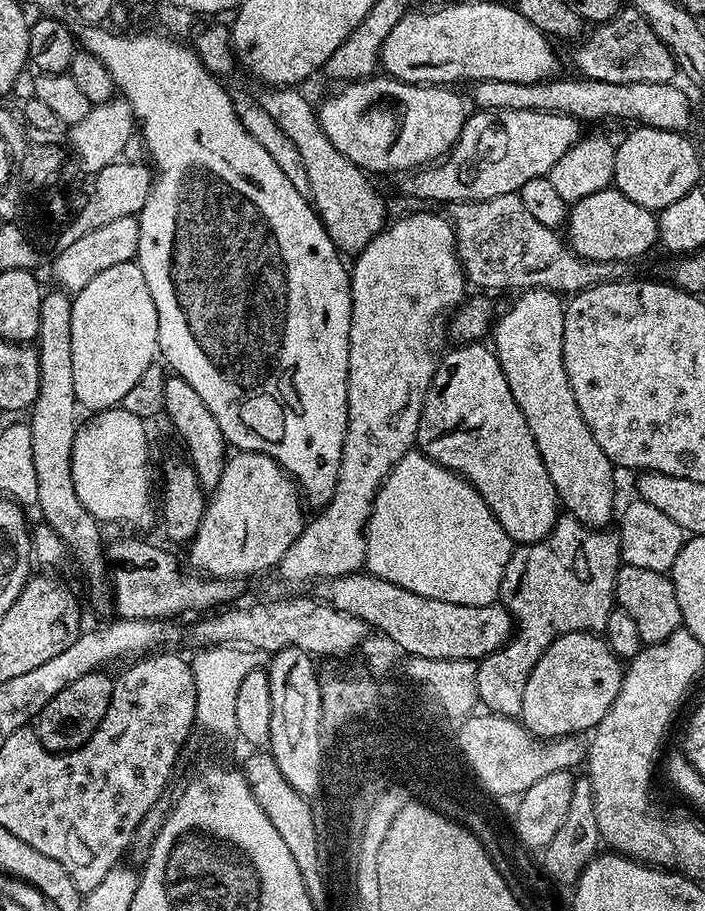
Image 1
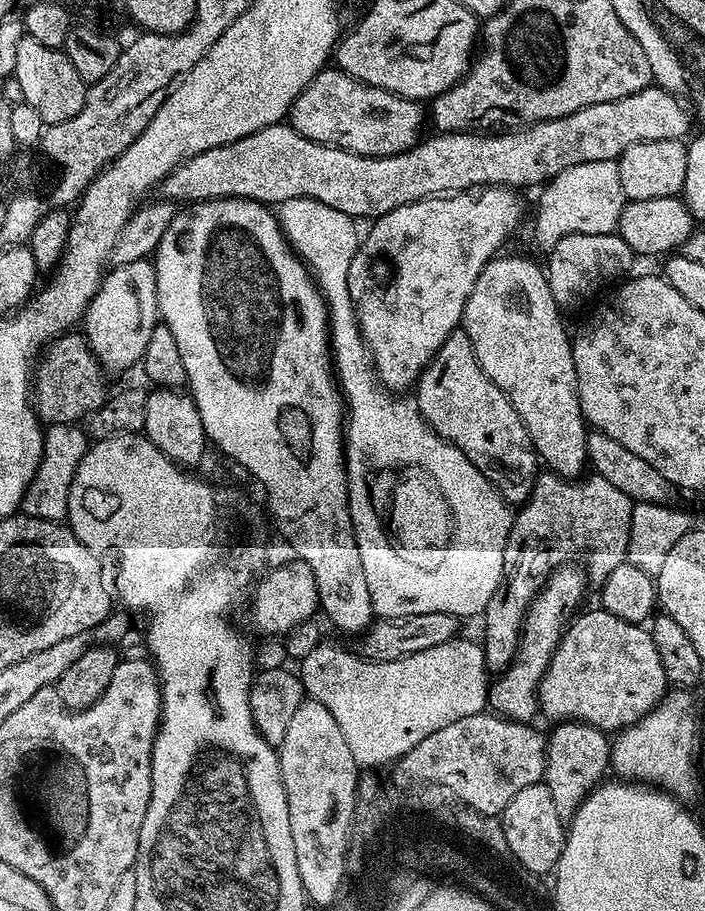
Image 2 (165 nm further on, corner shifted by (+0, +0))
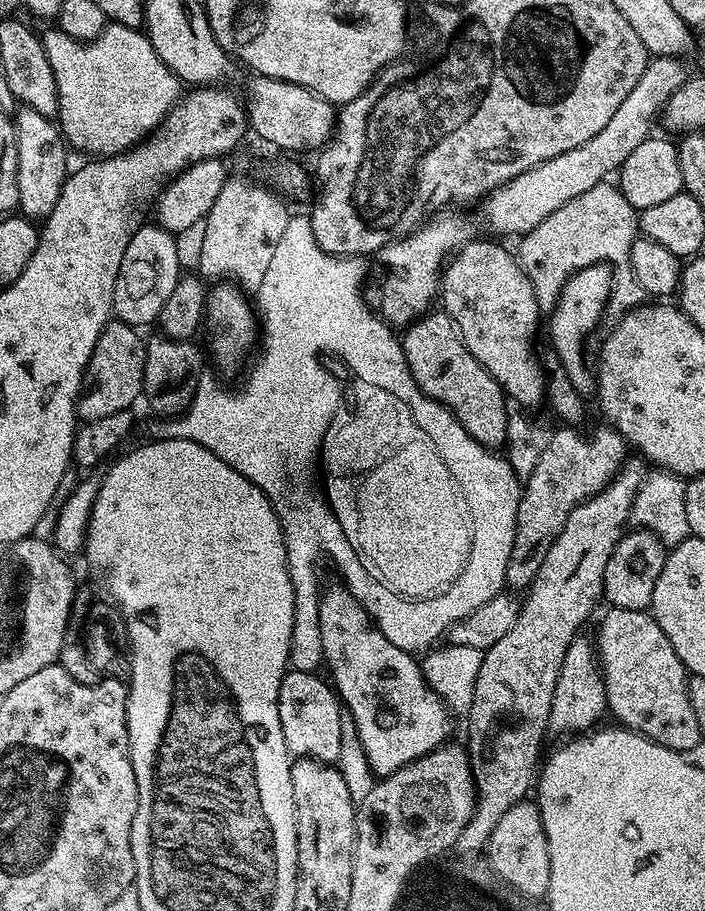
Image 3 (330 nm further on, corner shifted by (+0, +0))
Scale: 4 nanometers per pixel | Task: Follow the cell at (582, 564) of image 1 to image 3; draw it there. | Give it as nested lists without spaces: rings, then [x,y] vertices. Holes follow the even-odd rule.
[[[560,426],[549,435],[546,451],[520,493],[514,546],[504,579],[509,589],[527,589],[534,574],[538,574],[538,566],[542,566],[542,558],[546,558],[546,550],[550,550],[562,526],[566,526],[566,518],[583,500],[597,496],[619,472],[626,459],[626,445],[615,428],[603,427],[587,436],[579,427]]]

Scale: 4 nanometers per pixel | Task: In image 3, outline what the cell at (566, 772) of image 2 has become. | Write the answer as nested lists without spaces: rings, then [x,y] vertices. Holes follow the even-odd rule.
[[[581,634],[574,638],[574,642],[570,642],[570,650],[566,650],[566,658],[562,658],[562,670],[554,686],[554,702],[550,706],[548,732],[551,735],[564,736],[560,738],[575,738],[595,729],[603,721],[600,719],[608,712],[604,674],[596,645],[589,637],[587,640],[586,636]]]

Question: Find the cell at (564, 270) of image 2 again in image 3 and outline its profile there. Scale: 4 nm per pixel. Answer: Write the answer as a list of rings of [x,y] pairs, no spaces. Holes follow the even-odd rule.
[[[595,264],[576,272],[564,284],[560,292],[556,309],[549,315],[550,342],[554,348],[553,355],[566,371],[566,376],[578,390],[580,396],[588,398],[596,393],[597,379],[584,360],[584,346],[588,334],[601,320],[607,304],[611,303],[614,287],[614,273],[607,264]]]

